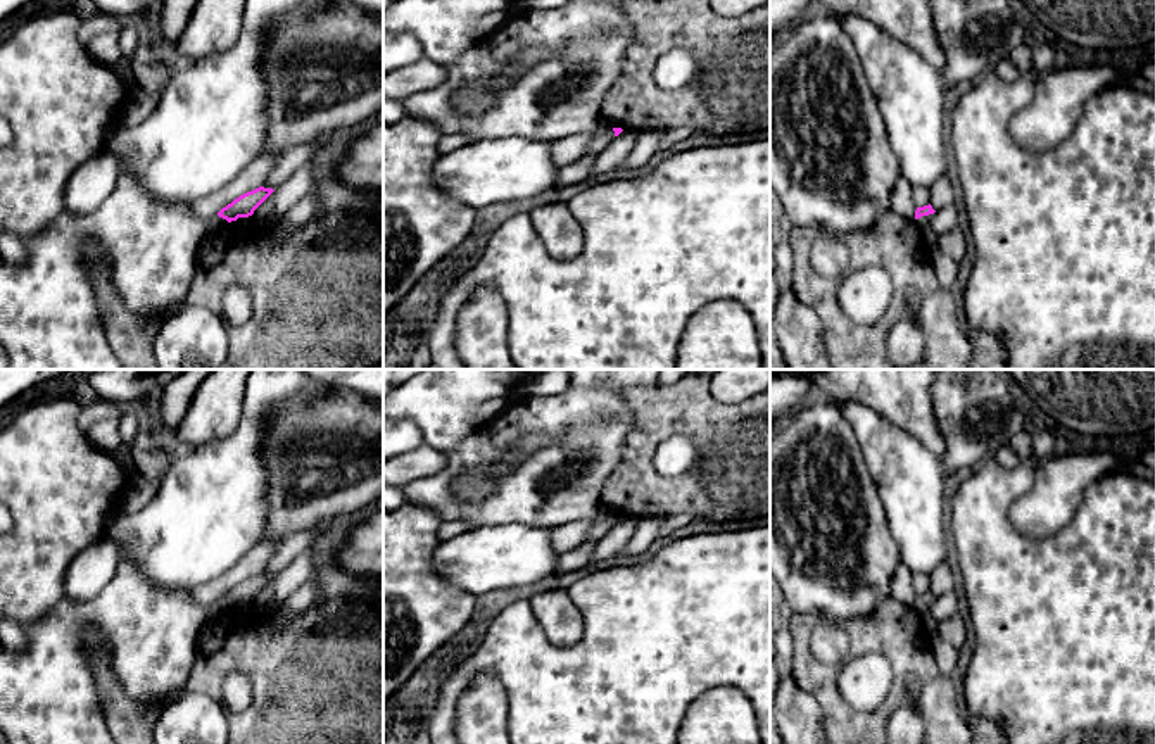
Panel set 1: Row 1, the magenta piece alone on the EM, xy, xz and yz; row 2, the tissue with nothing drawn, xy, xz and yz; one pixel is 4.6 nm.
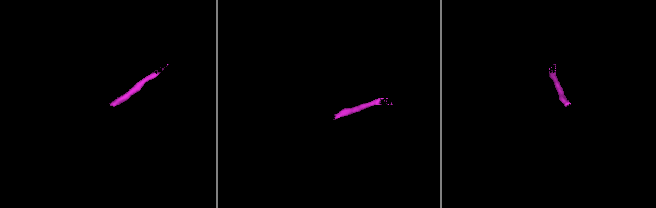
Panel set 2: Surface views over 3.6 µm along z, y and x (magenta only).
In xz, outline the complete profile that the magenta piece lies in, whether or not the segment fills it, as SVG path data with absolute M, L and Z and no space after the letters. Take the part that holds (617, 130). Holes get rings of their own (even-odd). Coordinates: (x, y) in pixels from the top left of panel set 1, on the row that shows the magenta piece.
M599 126L594 131L594 136L582 157L597 157L603 150L606 150L606 147L613 142L613 138L618 136L622 131L623 131L622 128Z

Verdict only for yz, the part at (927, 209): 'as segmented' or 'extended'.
extended

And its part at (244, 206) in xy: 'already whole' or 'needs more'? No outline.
needs more

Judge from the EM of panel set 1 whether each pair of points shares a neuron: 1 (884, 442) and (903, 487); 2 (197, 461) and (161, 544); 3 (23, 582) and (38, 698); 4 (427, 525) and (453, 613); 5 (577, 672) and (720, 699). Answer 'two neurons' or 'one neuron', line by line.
1: one neuron
2: one neuron
3: two neurons
4: one neuron
5: two neurons

